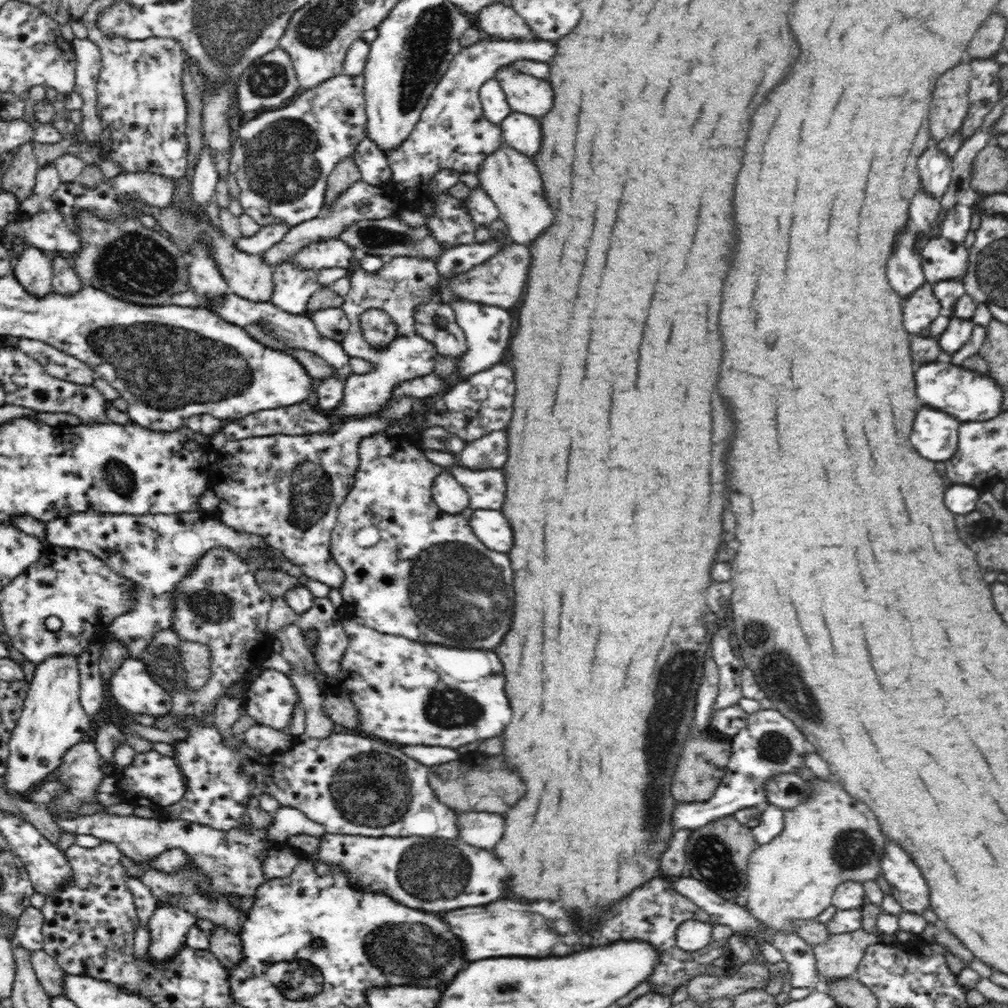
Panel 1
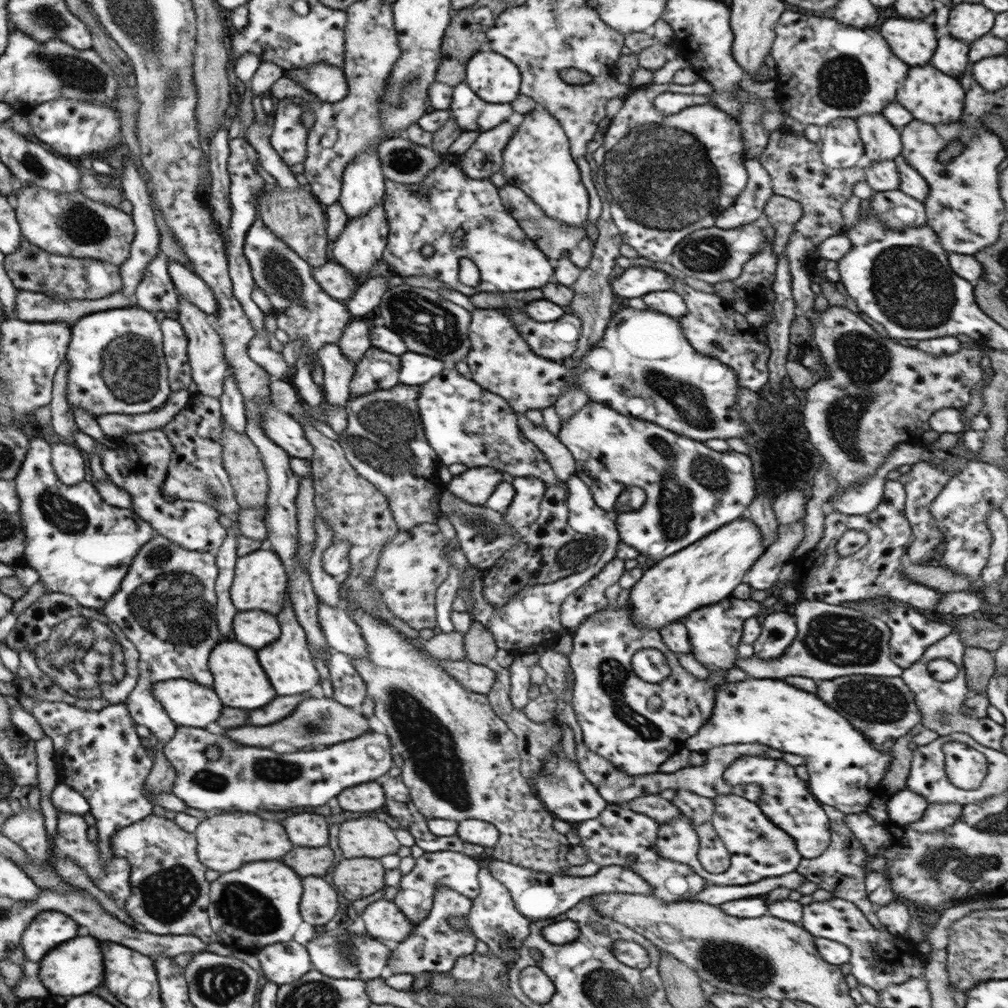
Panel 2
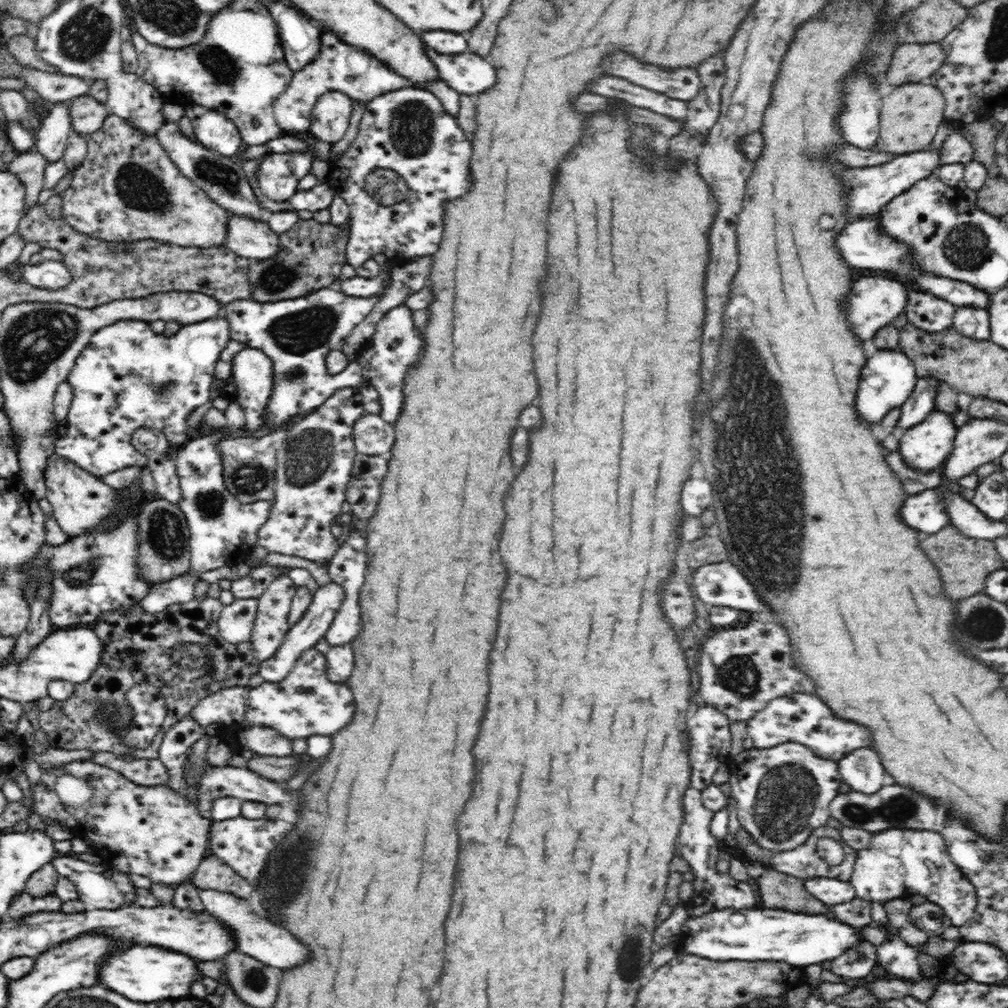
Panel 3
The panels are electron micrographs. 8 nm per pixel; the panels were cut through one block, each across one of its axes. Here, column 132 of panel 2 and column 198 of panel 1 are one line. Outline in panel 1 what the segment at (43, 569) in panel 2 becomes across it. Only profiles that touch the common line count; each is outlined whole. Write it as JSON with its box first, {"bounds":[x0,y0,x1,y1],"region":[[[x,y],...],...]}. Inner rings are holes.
{"bounds":[46,509,264,659],"region":[[[200,509],[199,511],[190,511],[188,513],[170,513],[169,515],[167,514],[155,514],[155,515],[142,515],[142,516],[136,516],[136,515],[104,515],[103,513],[97,513],[94,511],[88,511],[88,512],[83,512],[83,513],[75,513],[74,515],[70,515],[61,519],[54,519],[51,520],[49,523],[47,523],[47,533],[46,533],[46,538],[47,538],[47,542],[49,542],[50,545],[54,545],[54,546],[62,546],[64,548],[75,548],[75,549],[84,549],[85,551],[91,552],[94,556],[100,557],[102,560],[104,560],[104,562],[110,567],[112,568],[112,570],[115,570],[117,572],[117,574],[120,574],[121,576],[124,576],[124,579],[127,580],[131,580],[131,582],[133,584],[135,584],[135,588],[136,588],[136,602],[135,602],[135,607],[133,608],[133,611],[130,611],[128,613],[124,613],[123,615],[120,615],[119,617],[116,617],[113,621],[112,624],[108,625],[108,632],[110,633],[110,637],[112,637],[113,639],[116,639],[116,641],[120,641],[120,643],[122,643],[122,645],[124,645],[124,647],[126,647],[126,650],[128,650],[128,654],[130,657],[134,658],[134,659],[142,659],[144,652],[146,652],[148,650],[148,647],[151,647],[151,644],[153,642],[154,636],[156,636],[156,634],[158,634],[158,632],[164,632],[164,630],[166,630],[165,628],[170,628],[171,627],[171,620],[172,620],[172,610],[174,610],[174,593],[170,593],[170,590],[174,590],[174,586],[176,586],[176,582],[178,582],[178,580],[180,580],[180,578],[182,578],[184,576],[184,574],[188,574],[188,570],[190,570],[190,568],[192,568],[192,564],[194,564],[194,562],[196,562],[196,560],[198,560],[198,558],[200,558],[200,556],[204,556],[204,554],[206,554],[206,552],[208,552],[208,550],[210,550],[210,548],[214,548],[214,546],[225,546],[226,548],[229,548],[230,550],[233,550],[238,556],[241,556],[242,560],[245,560],[246,562],[250,563],[250,567],[251,569],[256,570],[257,567],[256,566],[251,566],[251,549],[255,548],[255,547],[259,547],[259,548],[264,548],[264,539],[262,539],[262,537],[260,536],[256,536],[256,535],[252,535],[252,534],[248,534],[246,532],[240,532],[239,530],[233,529],[232,527],[228,526],[226,523],[224,523],[222,520],[220,520],[220,518],[218,517],[218,511],[214,510],[214,511],[205,511],[204,509]]]}

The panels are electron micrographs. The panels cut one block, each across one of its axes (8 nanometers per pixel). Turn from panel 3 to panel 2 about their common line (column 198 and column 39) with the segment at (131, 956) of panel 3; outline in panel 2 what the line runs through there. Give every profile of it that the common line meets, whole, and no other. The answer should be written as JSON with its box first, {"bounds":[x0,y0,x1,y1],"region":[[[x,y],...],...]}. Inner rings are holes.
{"bounds":[39,934,103,996],"region":[[[79,934],[68,940],[69,944],[61,944],[45,956],[39,963],[39,982],[53,994],[53,996],[79,996],[89,992],[91,988],[99,986],[103,980],[103,962],[101,962],[100,942],[92,936]]]}

